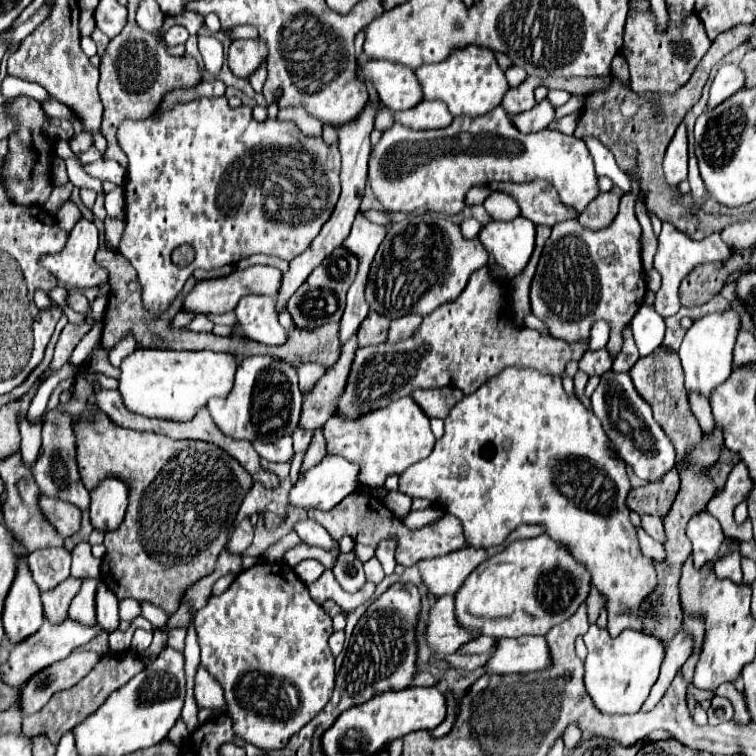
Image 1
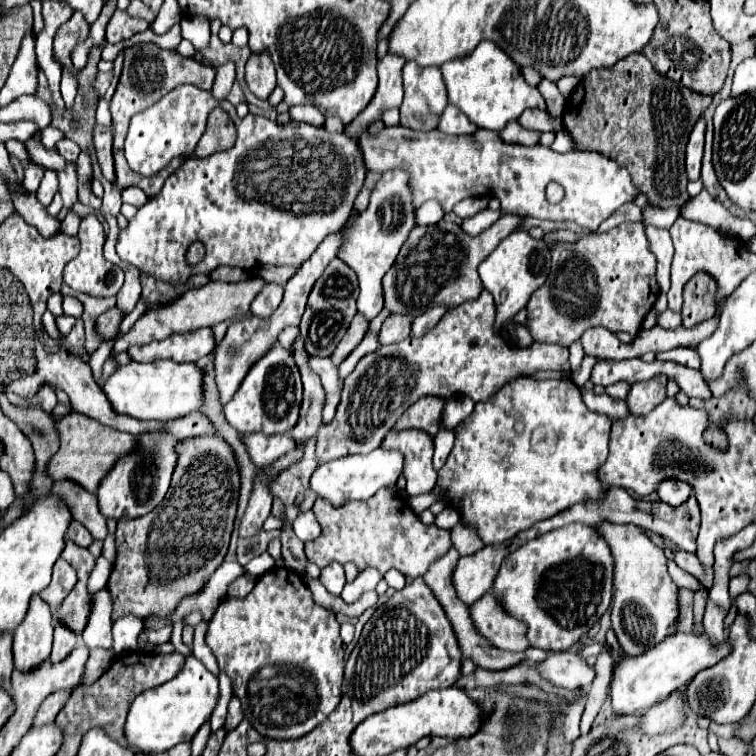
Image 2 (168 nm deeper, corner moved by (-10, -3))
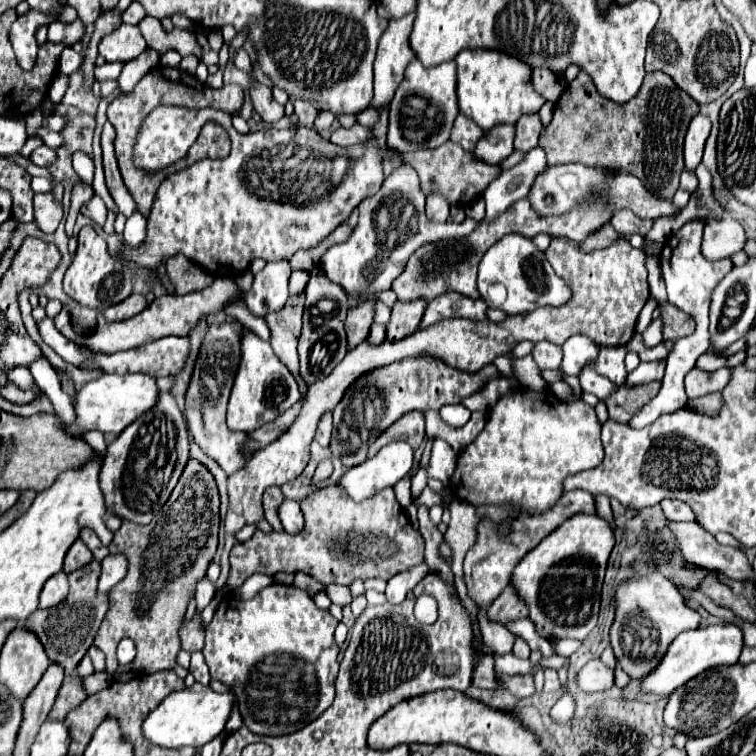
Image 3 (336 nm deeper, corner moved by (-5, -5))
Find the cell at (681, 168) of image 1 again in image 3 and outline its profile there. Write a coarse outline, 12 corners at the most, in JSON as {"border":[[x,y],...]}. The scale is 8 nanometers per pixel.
{"border":[[700,113],[690,121],[684,141],[688,171],[700,165],[712,127]]}

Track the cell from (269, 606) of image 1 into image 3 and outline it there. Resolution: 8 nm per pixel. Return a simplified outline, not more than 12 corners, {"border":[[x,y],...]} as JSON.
{"border":[[272,583],[224,599],[210,675],[258,735],[334,701],[338,621]]}

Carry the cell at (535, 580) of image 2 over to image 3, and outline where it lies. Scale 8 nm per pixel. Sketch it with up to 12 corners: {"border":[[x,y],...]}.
{"border":[[564,521],[522,557],[510,587],[542,637],[596,627],[614,533]]}

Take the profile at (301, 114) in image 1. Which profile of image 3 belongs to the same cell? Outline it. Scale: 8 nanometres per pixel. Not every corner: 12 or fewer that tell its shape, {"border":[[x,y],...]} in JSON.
{"border":[[294,101],[294,113],[298,123],[312,127],[318,111],[312,103]]}

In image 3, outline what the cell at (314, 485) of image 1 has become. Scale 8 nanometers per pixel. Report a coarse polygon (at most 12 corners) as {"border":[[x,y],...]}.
{"border":[[388,443],[338,487],[364,501],[412,469],[408,443]]}

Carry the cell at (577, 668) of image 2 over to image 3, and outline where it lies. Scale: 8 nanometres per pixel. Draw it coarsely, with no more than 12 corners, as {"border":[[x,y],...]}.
{"border":[[592,659],[578,671],[584,693],[614,685],[614,671]]}

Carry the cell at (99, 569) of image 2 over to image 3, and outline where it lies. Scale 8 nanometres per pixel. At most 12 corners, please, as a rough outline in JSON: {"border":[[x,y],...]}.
{"border":[[124,555],[102,559],[98,593],[110,591],[124,575]]}

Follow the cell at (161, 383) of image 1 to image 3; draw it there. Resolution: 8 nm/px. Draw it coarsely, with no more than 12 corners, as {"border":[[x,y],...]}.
{"border":[[148,373],[90,381],[70,435],[120,435],[160,397]]}

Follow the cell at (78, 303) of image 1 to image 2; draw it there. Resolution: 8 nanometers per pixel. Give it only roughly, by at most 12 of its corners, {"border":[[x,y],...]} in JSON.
{"border":[[63,297],[63,313],[81,317],[83,305],[75,297]]}

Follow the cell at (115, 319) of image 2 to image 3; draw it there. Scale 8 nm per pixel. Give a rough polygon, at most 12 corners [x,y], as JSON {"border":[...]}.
{"border":[[130,295],[126,301],[104,309],[108,323],[124,321],[146,309],[142,295]]}

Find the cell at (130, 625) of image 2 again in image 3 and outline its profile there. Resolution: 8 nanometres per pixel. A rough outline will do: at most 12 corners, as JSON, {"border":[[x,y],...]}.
{"border":[[128,637],[118,643],[118,663],[128,665],[136,655]]}

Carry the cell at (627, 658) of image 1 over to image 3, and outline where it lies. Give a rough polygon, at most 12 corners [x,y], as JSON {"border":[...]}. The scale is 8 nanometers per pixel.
{"border":[[718,623],[680,633],[640,679],[642,695],[674,689],[734,665],[742,631]]}

